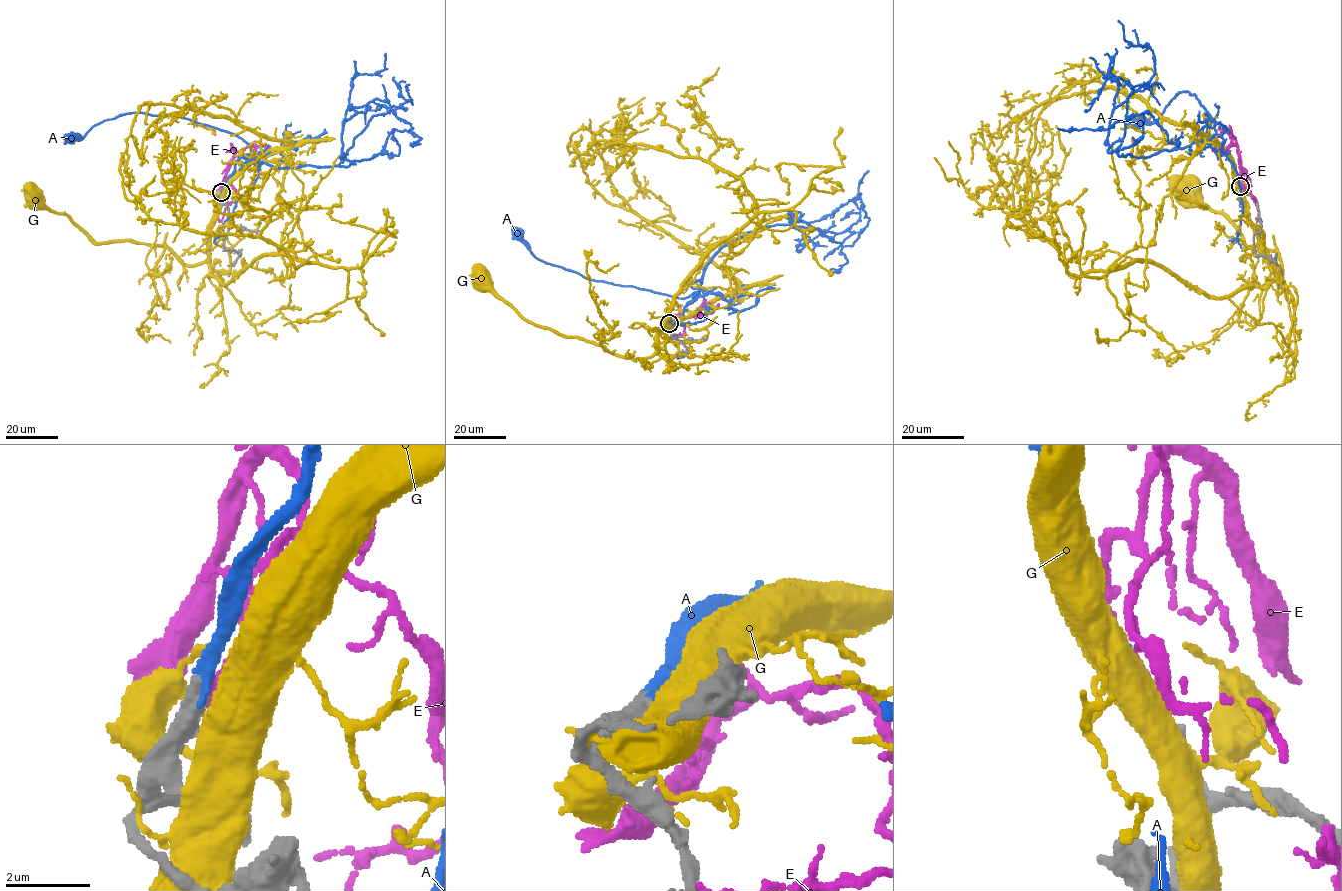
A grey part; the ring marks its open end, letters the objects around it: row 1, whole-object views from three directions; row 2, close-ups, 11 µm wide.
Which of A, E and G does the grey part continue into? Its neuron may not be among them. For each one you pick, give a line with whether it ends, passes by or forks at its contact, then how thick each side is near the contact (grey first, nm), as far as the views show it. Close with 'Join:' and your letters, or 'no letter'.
A: It ends there. Thickness 480 nm (grey) against 240 nm
Join: A

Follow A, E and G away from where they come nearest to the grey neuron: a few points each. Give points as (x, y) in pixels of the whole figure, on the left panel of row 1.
A: (221, 192), (239, 158), (251, 152), (231, 133), (186, 118), (138, 112), (104, 120), (82, 138), (71, 138)
E: (222, 192), (227, 181), (227, 167), (237, 152), (249, 145), (264, 146), (268, 149), (266, 152)
G: (221, 194), (209, 255), (186, 265), (161, 246), (94, 242), (65, 215), (54, 213), (35, 197)

